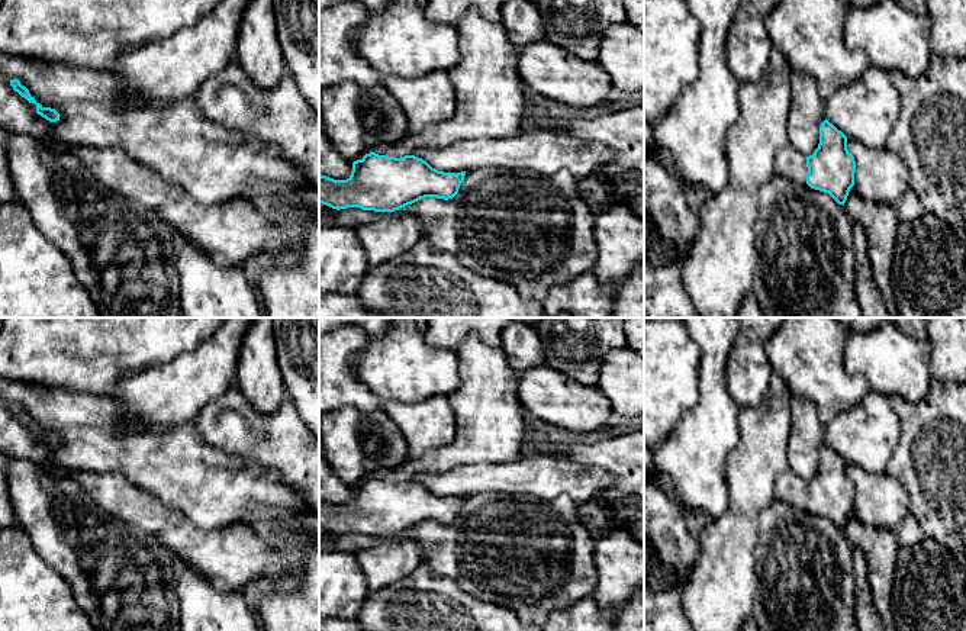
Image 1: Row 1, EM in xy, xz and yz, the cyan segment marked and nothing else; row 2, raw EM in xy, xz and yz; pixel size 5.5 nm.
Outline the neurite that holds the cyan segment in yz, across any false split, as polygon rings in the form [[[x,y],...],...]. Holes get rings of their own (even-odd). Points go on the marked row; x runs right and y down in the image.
[[[827,119],[820,126],[820,144],[812,155],[805,157],[786,145],[775,157],[775,174],[828,193],[843,206],[854,186],[854,173],[856,161],[847,149],[847,136]]]

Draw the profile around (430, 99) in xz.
[[[445,71],[413,80],[384,75],[381,84],[403,109],[409,133],[422,132],[429,125],[447,122],[455,115],[455,87]]]

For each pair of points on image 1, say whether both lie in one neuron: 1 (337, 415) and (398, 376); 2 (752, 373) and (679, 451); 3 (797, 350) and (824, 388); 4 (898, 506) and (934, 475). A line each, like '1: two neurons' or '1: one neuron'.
1: two neurons
2: two neurons
3: one neuron
4: two neurons

